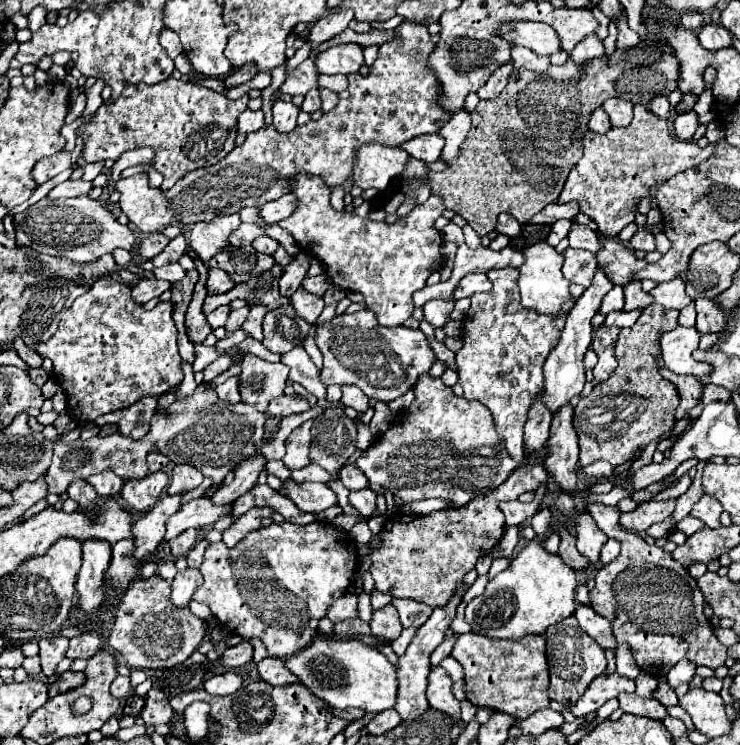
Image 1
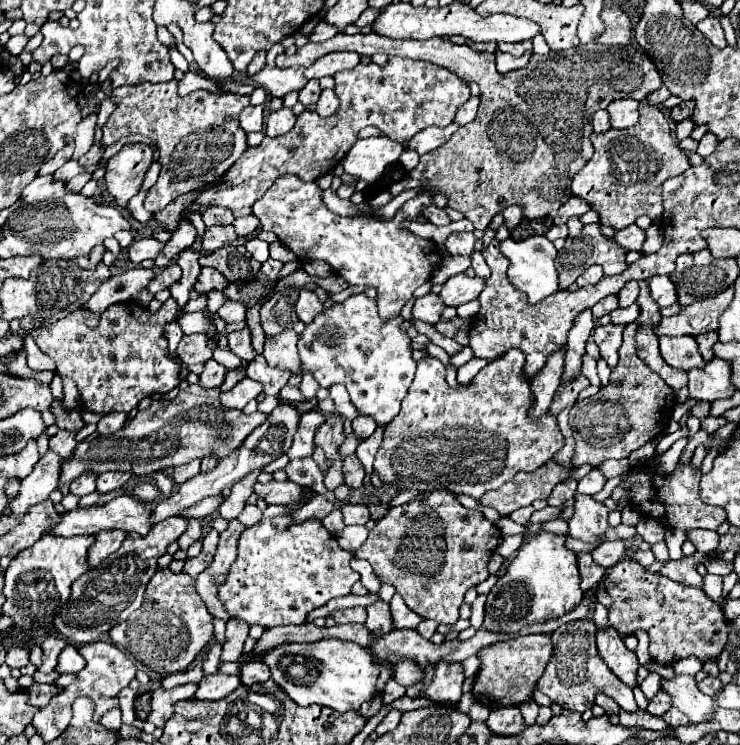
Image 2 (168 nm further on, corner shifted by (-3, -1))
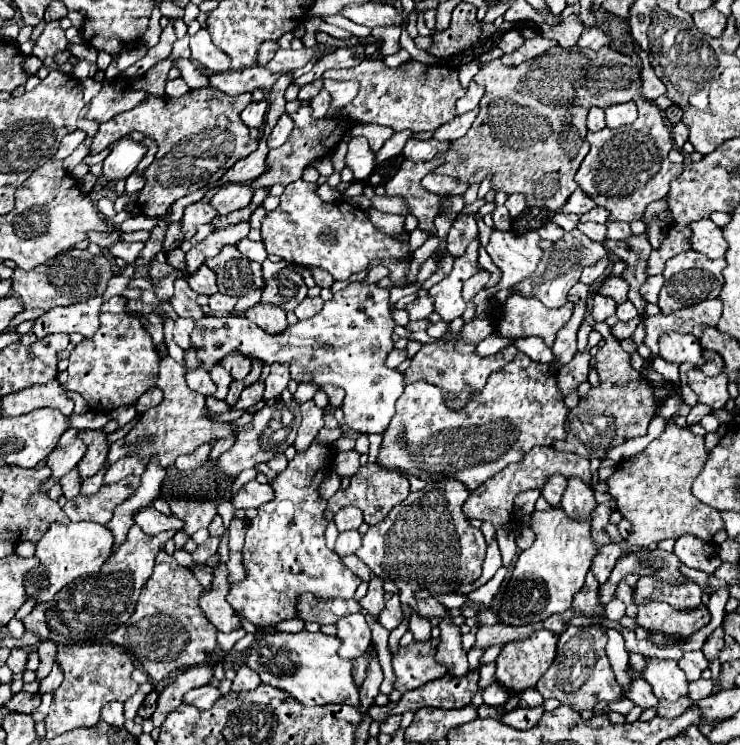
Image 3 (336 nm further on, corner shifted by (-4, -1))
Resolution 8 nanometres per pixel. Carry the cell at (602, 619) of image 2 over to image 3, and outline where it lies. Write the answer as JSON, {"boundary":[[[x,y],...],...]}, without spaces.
{"boundary":[[[605,629],[609,641],[607,641],[607,657],[611,661],[611,667],[617,675],[617,681],[623,689],[627,689],[629,685],[629,677],[627,677],[627,665],[629,665],[629,653],[625,649],[625,639],[617,629]]]}

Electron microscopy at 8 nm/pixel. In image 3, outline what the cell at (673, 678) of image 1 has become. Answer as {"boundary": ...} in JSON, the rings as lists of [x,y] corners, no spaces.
{"boundary":[[[689,651],[679,659],[679,667],[685,671],[689,681],[695,681],[709,667],[709,661],[705,659],[705,655],[701,651]]]}

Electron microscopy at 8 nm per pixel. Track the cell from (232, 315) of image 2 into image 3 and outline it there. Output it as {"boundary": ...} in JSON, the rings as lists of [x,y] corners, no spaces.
{"boundary":[[[215,293],[209,297],[209,307],[213,311],[227,311],[227,313],[233,313],[235,311],[235,305],[237,305],[237,297],[227,297],[223,293]]]}

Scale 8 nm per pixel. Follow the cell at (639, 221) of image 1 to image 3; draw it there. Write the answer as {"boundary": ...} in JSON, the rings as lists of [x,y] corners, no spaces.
{"boundary":[[[607,223],[607,239],[629,239],[631,237],[631,227],[627,223]]]}

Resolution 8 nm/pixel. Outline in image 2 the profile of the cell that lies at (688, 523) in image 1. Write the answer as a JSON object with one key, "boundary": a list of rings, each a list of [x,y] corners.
{"boundary":[[[694,529],[694,531],[688,531],[688,539],[696,545],[696,549],[700,553],[710,553],[712,549],[716,551],[716,547],[718,547],[718,533],[716,531]]]}

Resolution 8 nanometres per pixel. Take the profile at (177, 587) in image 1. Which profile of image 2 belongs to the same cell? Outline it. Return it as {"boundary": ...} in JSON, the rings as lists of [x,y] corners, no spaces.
{"boundary":[[[204,551],[196,557],[188,557],[186,565],[184,565],[184,573],[190,575],[190,577],[198,577],[210,565],[210,561],[212,561],[212,555],[204,553]]]}

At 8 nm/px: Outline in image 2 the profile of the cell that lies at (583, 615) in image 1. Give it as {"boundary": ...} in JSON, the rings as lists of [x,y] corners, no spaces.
{"boundary":[[[598,629],[596,631],[596,643],[600,657],[606,661],[610,671],[630,689],[634,689],[636,683],[636,671],[640,667],[636,655],[628,651],[620,639],[620,635],[614,629]]]}

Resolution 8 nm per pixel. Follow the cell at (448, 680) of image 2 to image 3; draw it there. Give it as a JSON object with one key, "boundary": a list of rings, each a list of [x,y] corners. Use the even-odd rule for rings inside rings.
{"boundary":[[[441,481],[427,485],[423,491],[409,493],[409,497],[397,505],[385,521],[369,527],[363,535],[361,549],[355,553],[377,577],[393,581],[399,587],[401,603],[409,605],[413,613],[425,619],[441,619],[441,643],[435,651],[435,659],[447,667],[451,677],[465,677],[465,673],[469,673],[467,651],[461,647],[459,627],[451,623],[449,609],[441,605],[437,597],[479,579],[487,549],[483,533],[461,513],[461,505],[467,497],[469,491],[459,481]],[[421,589],[427,589],[431,597],[415,599],[415,593]]]}

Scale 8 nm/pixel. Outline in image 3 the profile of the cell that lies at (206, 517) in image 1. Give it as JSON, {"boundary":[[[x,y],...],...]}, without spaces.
{"boundary":[[[133,525],[125,543],[113,549],[111,557],[101,565],[99,573],[93,573],[91,577],[77,577],[71,585],[63,587],[55,595],[55,599],[51,599],[51,603],[35,605],[35,609],[23,619],[25,629],[35,633],[41,641],[49,639],[59,645],[83,645],[105,641],[111,631],[127,623],[133,615],[139,593],[153,573],[155,557],[173,535],[173,531],[165,531],[155,537],[149,537],[137,525]]]}

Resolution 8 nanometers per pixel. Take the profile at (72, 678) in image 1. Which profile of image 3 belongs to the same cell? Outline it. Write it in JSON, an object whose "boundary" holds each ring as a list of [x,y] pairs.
{"boundary":[[[19,691],[11,697],[9,703],[5,703],[7,709],[13,709],[17,713],[33,713],[41,703],[41,695],[39,693],[25,693],[25,691]]]}

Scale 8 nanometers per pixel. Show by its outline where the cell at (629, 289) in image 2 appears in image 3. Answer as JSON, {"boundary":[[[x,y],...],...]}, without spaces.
{"boundary":[[[611,277],[603,283],[603,287],[599,289],[601,295],[615,299],[615,303],[627,301],[627,281],[623,281],[623,277]]]}

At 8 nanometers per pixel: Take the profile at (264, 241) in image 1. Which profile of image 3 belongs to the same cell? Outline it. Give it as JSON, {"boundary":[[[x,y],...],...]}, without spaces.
{"boundary":[[[243,239],[237,243],[237,249],[251,261],[257,261],[257,263],[263,263],[267,259],[267,251],[265,251],[265,245],[263,243],[257,243],[257,241],[251,241],[251,239]]]}

